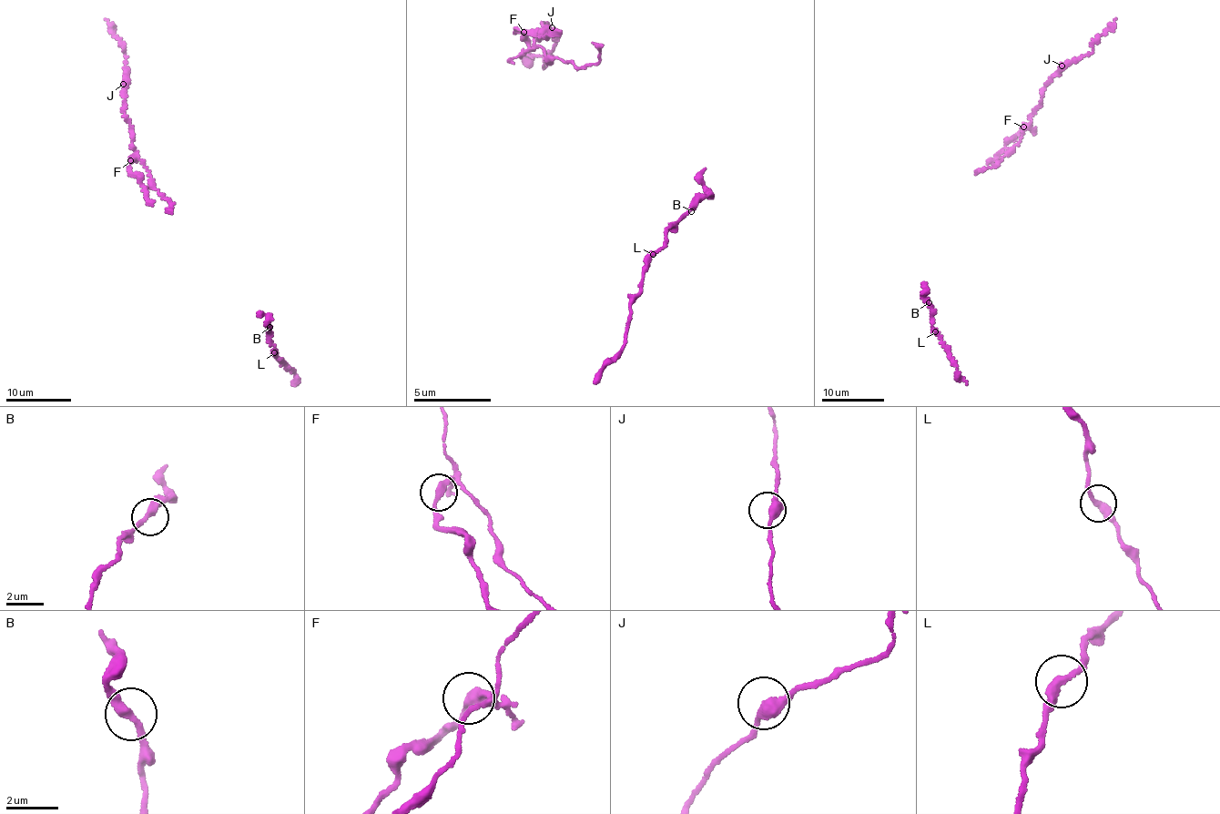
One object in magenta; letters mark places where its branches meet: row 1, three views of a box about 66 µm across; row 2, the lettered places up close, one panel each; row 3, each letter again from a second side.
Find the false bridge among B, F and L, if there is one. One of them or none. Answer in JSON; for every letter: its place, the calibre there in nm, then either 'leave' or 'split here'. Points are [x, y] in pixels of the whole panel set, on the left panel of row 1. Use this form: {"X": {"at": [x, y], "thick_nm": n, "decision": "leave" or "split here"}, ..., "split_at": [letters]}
{"B": {"at": [269, 327], "thick_nm": 320, "decision": "leave"}, "F": {"at": [130, 160], "thick_nm": 320, "decision": "split here"}, "L": {"at": [274, 352], "thick_nm": 320, "decision": "leave"}, "split_at": ["F"]}

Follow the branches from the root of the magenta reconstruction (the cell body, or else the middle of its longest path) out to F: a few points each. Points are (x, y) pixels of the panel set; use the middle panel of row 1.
F: (602, 50), (594, 64), (588, 62), (577, 67), (554, 56), (547, 61), (540, 47), (529, 46), (523, 33)

